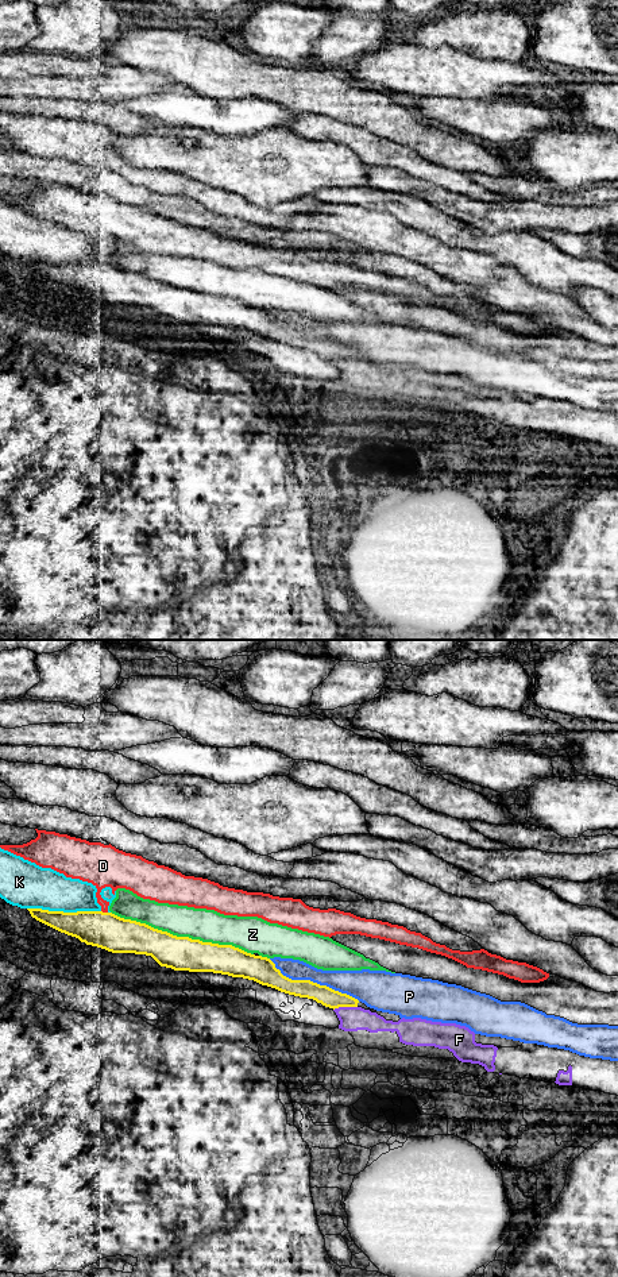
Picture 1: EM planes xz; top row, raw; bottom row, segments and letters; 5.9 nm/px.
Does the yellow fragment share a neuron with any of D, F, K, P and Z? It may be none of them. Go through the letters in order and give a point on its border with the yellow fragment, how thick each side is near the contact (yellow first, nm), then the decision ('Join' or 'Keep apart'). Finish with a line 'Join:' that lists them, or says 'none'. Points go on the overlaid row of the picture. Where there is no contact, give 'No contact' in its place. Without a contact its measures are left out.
D: Touches yellow at xz (104, 913). Thickness 220 nm (yellow) against 190 nm. Keep apart
F: Touches yellow at xz (344, 1006). Thickness 110 nm (yellow) against 140 nm. Keep apart
K: Touches yellow at xz (62, 911). Thickness 220 nm (yellow) against 260 nm. Keep apart
P: Touches yellow at xz (312, 982). Thickness 120 nm (yellow) against 160 nm. Keep apart
Z: Touches yellow at xz (182, 937). Thickness 200 nm (yellow) against 190 nm. Keep apart
Join: none

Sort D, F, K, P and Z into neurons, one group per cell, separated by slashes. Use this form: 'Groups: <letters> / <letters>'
Groups: D / F / K / P / Z

